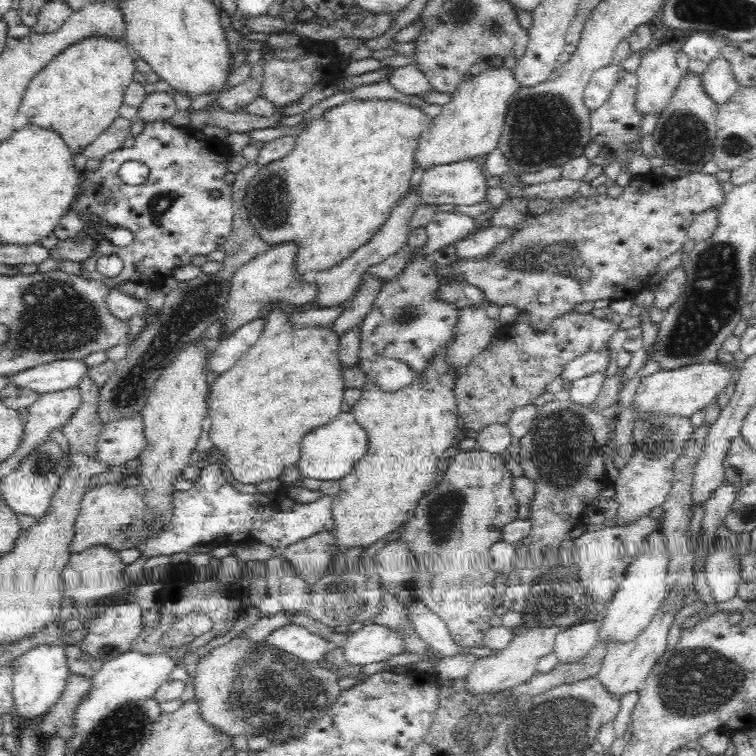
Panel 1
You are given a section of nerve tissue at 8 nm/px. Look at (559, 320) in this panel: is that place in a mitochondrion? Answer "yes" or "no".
no

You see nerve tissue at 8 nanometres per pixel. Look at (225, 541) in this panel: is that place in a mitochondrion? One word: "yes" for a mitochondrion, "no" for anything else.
no

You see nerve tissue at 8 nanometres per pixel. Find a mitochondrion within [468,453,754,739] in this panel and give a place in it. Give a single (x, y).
(697, 682)

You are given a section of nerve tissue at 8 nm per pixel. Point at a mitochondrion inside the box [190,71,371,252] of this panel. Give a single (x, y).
(269, 203)

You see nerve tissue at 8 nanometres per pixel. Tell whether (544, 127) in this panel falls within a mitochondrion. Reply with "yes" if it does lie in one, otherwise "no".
yes

